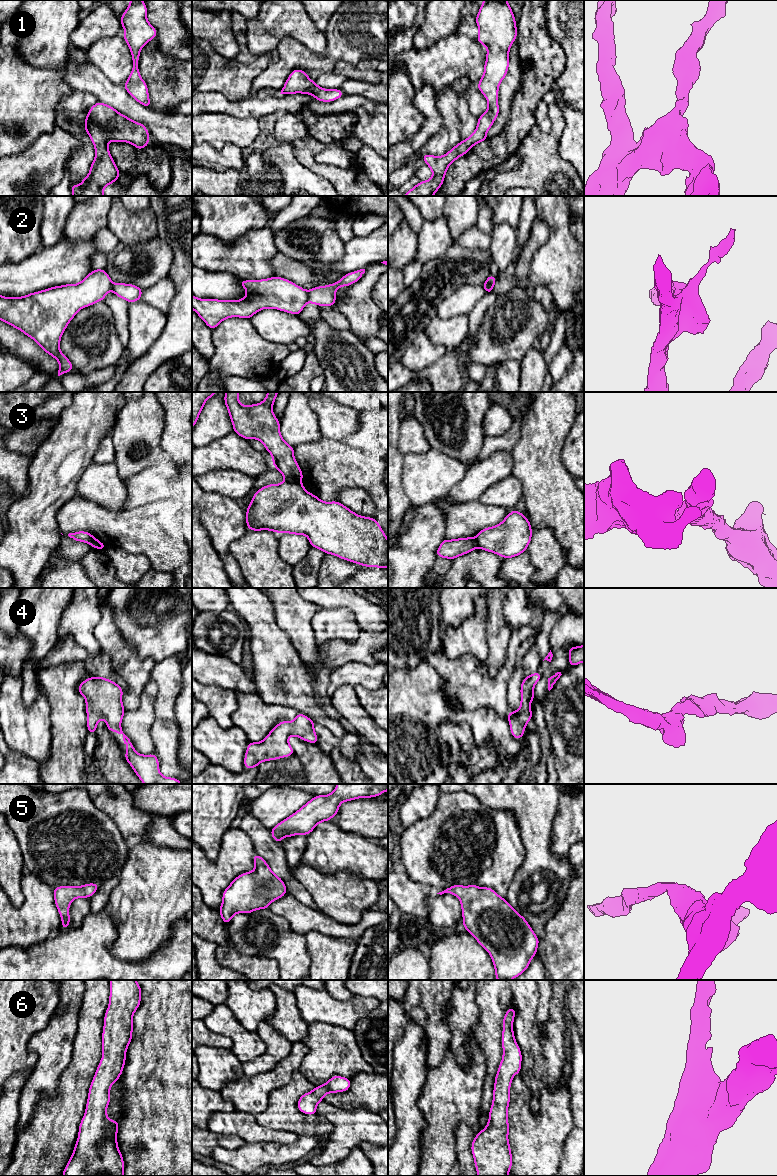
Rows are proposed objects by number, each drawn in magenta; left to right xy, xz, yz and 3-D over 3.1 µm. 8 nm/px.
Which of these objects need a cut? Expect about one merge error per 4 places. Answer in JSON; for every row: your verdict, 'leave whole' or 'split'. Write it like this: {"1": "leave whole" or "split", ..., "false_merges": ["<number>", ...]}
{"1": "leave whole", "2": "split", "3": "split", "4": "leave whole", "5": "leave whole", "6": "leave whole", "false_merges": ["2", "3"]}

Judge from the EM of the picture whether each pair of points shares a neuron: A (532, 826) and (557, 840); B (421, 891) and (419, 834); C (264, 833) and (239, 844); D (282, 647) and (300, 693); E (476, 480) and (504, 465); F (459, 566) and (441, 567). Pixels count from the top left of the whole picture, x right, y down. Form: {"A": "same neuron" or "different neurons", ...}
{"A": "different neurons", "B": "different neurons", "C": "different neurons", "D": "same neuron", "E": "same neuron", "F": "different neurons"}

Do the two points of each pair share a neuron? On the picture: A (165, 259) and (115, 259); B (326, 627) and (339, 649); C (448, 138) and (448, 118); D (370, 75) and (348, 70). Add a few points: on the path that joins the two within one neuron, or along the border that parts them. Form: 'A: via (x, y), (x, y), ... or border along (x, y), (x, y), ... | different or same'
A: via (153, 259), (138, 253), (127, 259) | same
B: border along (357, 639), (352, 642), (330, 639), (318, 646) | different
C: via (450, 133), (450, 123) | same
D: via (365, 71), (353, 71) | same

